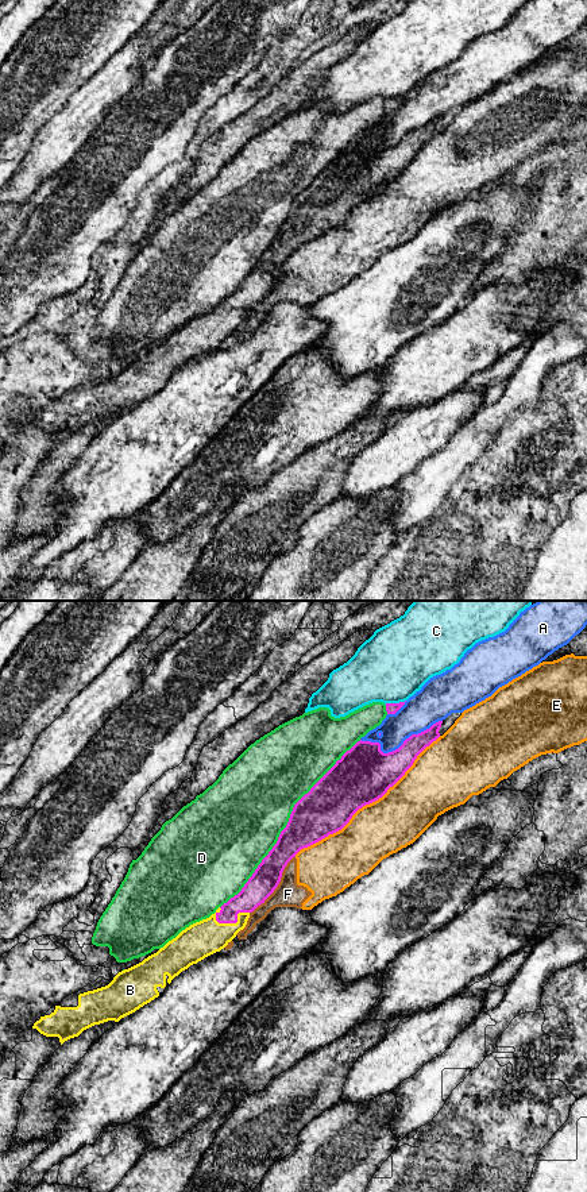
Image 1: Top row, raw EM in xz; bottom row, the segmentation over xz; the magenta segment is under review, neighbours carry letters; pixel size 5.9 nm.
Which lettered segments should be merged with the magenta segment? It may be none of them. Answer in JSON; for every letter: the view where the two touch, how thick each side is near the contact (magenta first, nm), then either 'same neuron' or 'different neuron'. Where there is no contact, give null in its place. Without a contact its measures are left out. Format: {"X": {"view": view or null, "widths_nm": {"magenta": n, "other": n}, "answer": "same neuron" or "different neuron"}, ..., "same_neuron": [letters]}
{"A": {"view": "xz", "widths_nm": {"magenta": 300, "other": 220}, "answer": "different neuron"}, "B": {"view": "xz", "widths_nm": {"magenta": 160, "other": 220}, "answer": "same neuron"}, "C": {"view": "xz", "widths_nm": {"magenta": 60, "other": 420}, "answer": "different neuron"}, "D": {"view": "xz", "widths_nm": {"magenta": 300, "other": 480}, "answer": "different neuron"}, "E": {"view": "xz", "widths_nm": {"magenta": 340, "other": 320}, "answer": "different neuron"}, "F": {"view": "xz", "widths_nm": {"magenta": 160, "other": 160}, "answer": "different neuron"}, "same_neuron": ["B"]}

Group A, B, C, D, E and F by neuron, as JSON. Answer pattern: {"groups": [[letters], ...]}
{"groups": [["A"], ["B"], ["C"], ["D"], ["E", "F"]]}

